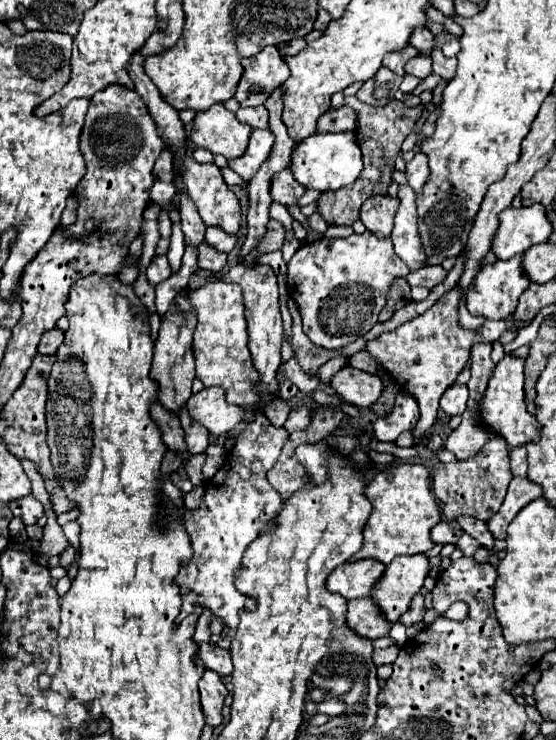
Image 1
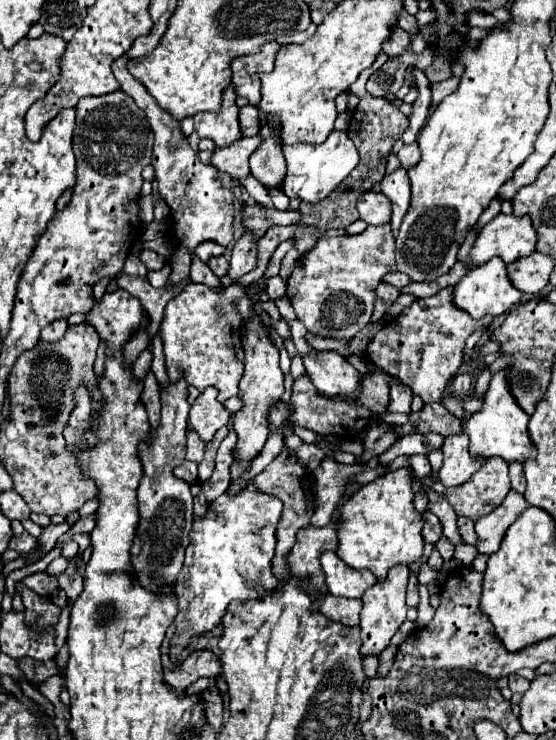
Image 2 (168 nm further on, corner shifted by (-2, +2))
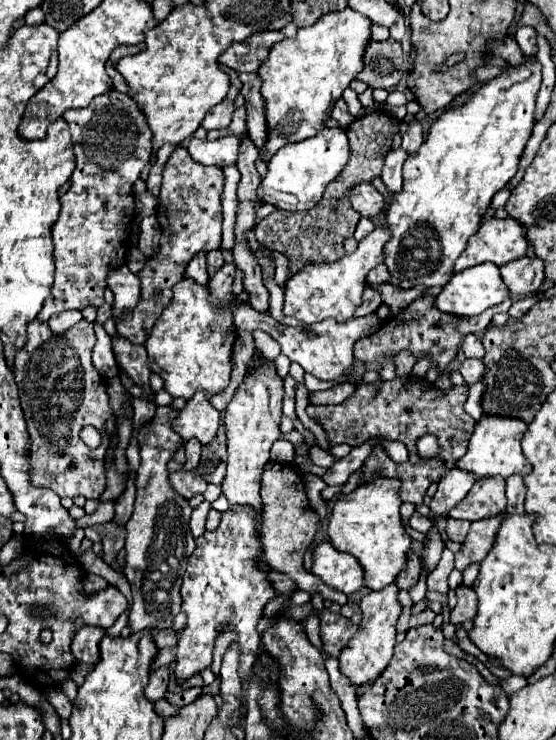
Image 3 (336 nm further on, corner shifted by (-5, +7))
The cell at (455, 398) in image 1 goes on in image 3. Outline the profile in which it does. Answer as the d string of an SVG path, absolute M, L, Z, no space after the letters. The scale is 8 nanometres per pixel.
M467 358L467 360L463 360L463 364L461 364L461 368L459 368L459 372L461 372L461 376L465 378L467 384L479 382L481 376L483 376L483 370L485 370L485 366L483 366L483 362L477 360L477 358Z

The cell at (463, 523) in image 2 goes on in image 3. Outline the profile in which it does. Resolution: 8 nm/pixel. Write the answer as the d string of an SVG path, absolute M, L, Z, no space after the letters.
M447 518L447 536L449 536L449 540L463 542L465 536L467 536L467 532L469 532L469 522Z

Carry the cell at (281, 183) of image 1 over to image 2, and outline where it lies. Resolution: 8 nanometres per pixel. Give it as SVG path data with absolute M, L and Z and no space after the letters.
M262 113L262 145L254 157L250 157L252 175L266 187L280 189L286 177L286 161L282 157L282 149L274 137L270 137L270 129L266 129L266 115Z

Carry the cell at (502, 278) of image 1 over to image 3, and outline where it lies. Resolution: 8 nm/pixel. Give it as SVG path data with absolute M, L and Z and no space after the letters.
M481 264L473 266L461 272L455 272L453 278L443 286L443 290L435 296L435 308L445 312L445 314L455 314L455 316L477 316L485 312L487 308L499 304L505 296L509 296L505 284L501 284L499 268L495 264Z

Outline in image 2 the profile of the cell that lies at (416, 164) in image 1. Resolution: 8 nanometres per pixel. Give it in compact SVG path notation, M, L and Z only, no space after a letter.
M416 143L404 145L404 147L398 151L398 159L400 159L400 163L402 163L402 167L404 167L406 171L412 169L412 167L416 167L418 161L420 161L420 149L418 149L418 145L416 145Z

